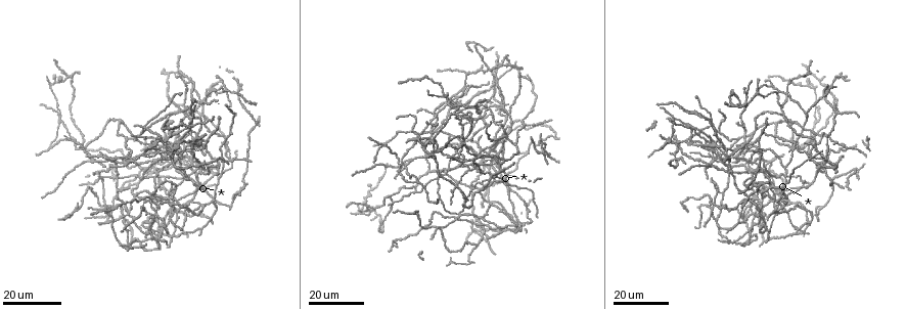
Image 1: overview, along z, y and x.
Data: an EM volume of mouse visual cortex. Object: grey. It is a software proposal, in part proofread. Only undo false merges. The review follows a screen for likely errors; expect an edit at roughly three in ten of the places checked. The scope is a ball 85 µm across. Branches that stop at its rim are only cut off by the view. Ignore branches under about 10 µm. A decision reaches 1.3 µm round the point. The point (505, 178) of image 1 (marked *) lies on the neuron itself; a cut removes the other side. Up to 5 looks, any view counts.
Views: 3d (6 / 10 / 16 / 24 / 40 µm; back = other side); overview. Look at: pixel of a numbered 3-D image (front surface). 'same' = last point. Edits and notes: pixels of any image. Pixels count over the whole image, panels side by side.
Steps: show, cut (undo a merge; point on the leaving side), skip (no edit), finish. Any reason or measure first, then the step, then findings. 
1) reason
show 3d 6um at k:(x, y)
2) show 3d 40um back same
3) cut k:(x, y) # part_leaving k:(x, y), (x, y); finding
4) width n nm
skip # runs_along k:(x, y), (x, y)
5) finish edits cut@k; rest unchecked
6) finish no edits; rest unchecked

show 3d 16um at 1:(481, 182)

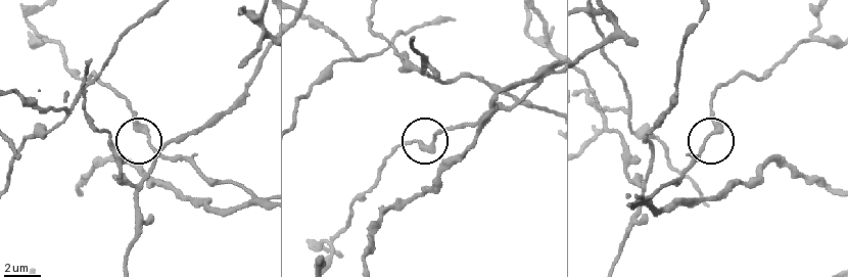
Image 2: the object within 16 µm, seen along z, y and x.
show 3d 6um at 2:(434, 139)

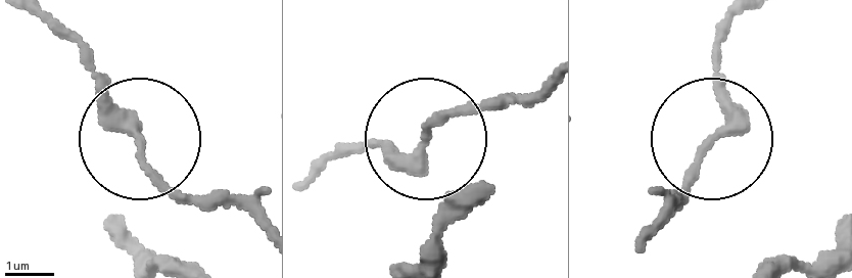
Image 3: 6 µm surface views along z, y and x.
width 160 nm
skip # all the same neuron

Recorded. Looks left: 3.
show 3d 24um at 1:(128, 184)

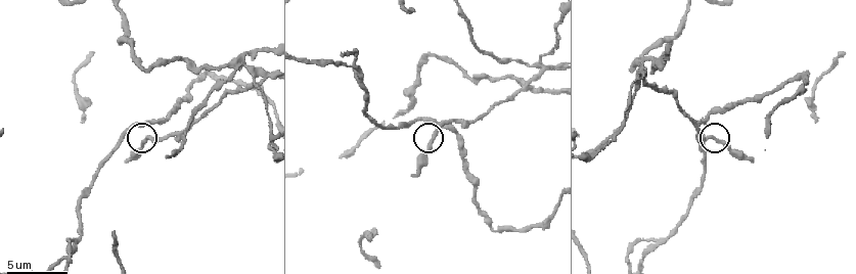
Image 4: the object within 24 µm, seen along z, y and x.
show 3d 6um at 4:(438, 131)

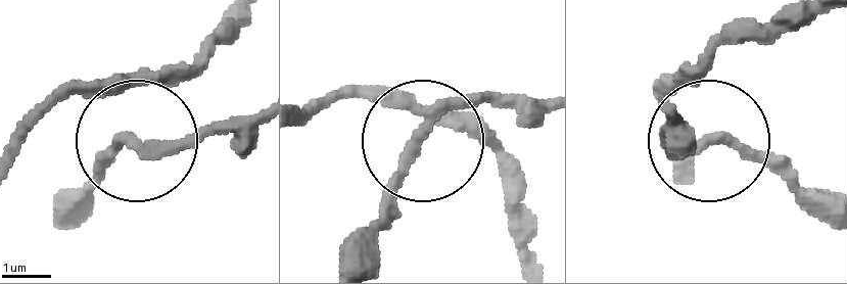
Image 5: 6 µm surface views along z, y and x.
side_arm 26 um
skip # runs_along 5:(545, 97), (483, 97), (434, 122), (366, 227); continuous, no second neuron

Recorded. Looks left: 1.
four or more arms meet
show 3d 10um at 4:(233, 61)

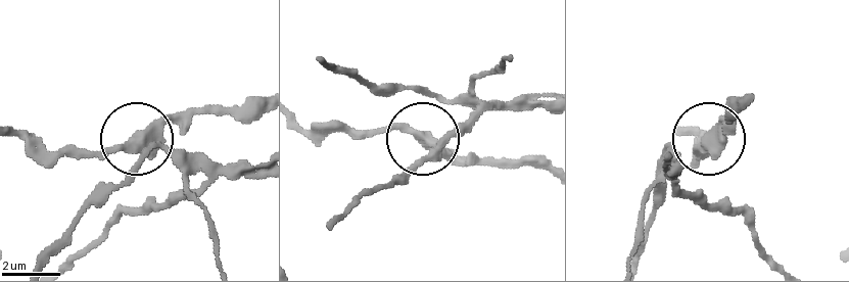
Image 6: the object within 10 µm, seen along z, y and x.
width 310 nm
skip # continuous, no second neuron

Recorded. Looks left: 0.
finish no edits; rest unchecked

